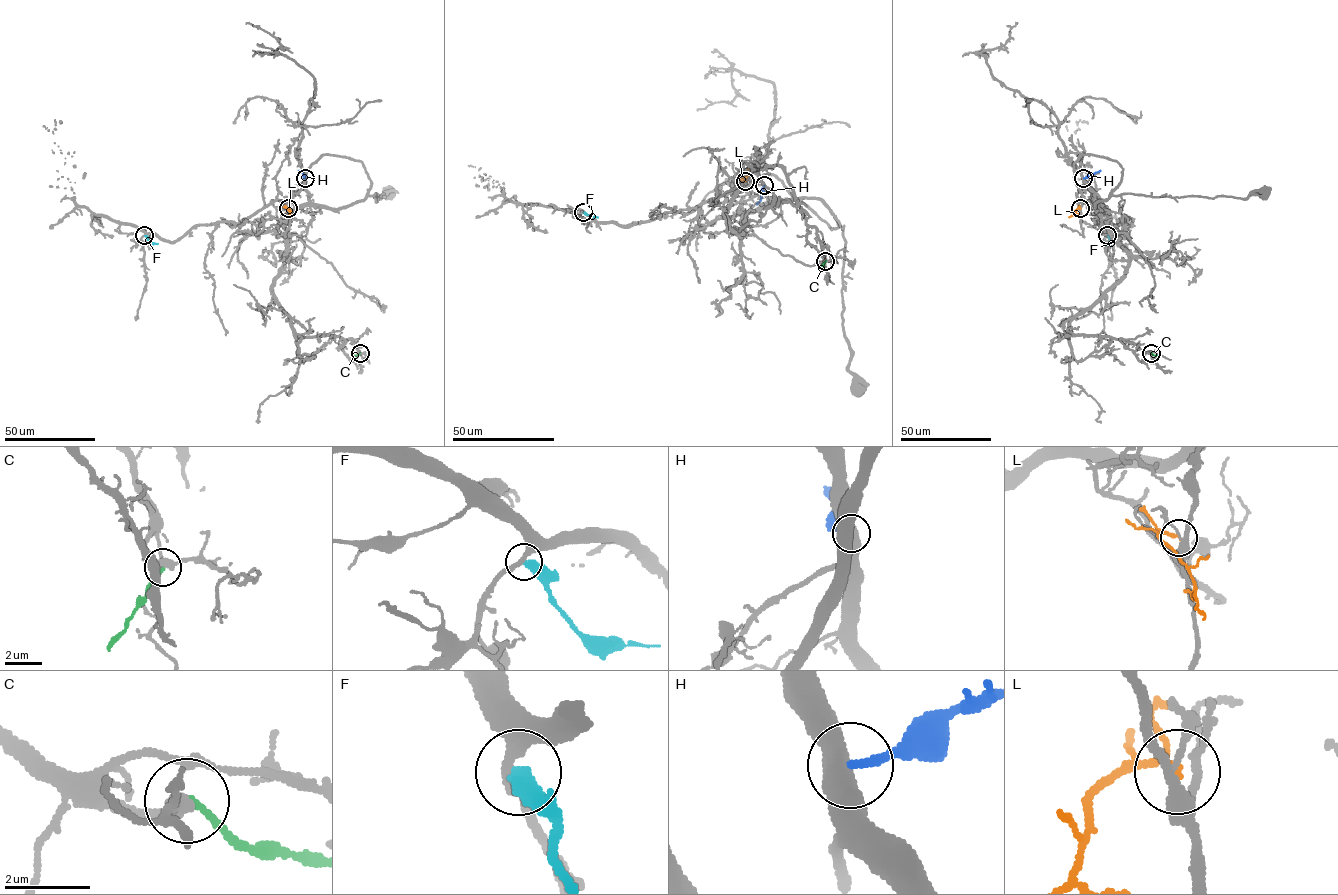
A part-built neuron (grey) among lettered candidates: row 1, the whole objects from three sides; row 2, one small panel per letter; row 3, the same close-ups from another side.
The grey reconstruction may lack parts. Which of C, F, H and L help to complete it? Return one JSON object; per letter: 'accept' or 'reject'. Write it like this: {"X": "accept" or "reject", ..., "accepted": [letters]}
{"C": "reject", "F": "reject", "H": "reject", "L": "reject", "accepted": []}

